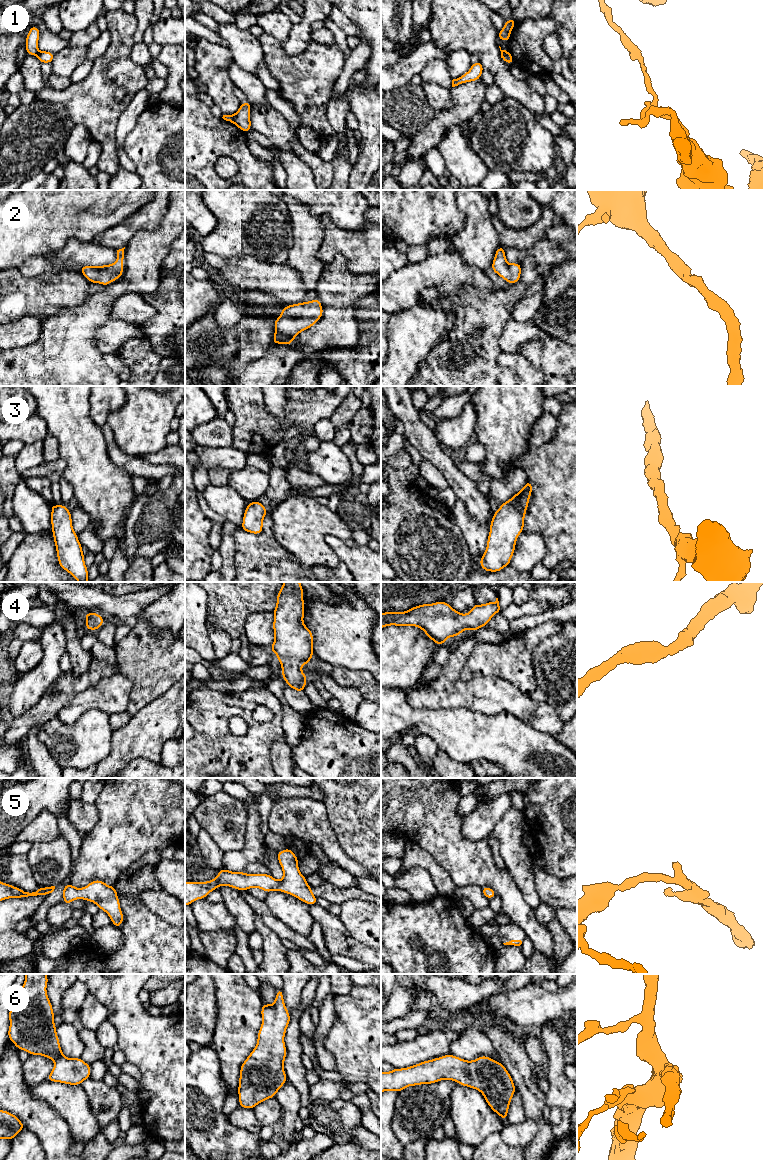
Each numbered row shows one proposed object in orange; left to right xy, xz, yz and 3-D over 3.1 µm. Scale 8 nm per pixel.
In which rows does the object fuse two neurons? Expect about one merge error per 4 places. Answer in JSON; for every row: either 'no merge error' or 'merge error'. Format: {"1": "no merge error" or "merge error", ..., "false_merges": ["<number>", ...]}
{"1": "merge error", "2": "no merge error", "3": "no merge error", "4": "no merge error", "5": "no merge error", "6": "no merge error", "false_merges": ["1"]}

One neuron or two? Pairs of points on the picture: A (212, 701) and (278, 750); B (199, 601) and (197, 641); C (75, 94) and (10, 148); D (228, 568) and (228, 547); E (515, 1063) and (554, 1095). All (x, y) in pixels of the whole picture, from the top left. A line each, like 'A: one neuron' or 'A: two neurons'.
A: two neurons
B: one neuron
C: two neurons
D: one neuron
E: two neurons

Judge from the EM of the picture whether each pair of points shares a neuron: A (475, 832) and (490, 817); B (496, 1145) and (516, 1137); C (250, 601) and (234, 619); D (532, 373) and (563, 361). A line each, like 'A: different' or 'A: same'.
A: same
B: different
C: same
D: different

